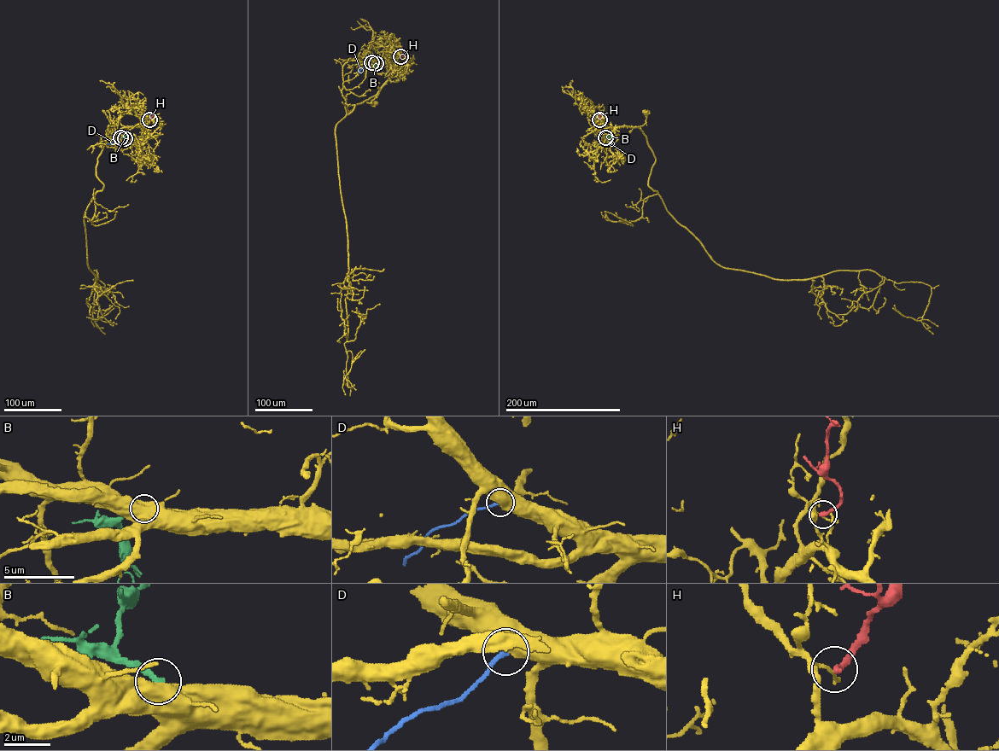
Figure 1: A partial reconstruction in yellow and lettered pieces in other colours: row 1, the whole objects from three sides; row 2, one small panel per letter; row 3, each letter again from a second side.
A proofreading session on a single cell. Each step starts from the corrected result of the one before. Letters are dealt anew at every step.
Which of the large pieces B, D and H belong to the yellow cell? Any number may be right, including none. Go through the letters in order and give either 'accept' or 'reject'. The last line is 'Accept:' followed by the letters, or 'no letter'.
B: reject
D: reject
H: reject
Accept: no letter

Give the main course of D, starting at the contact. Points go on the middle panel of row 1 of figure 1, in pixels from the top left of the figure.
D: (371, 62), (358, 72)

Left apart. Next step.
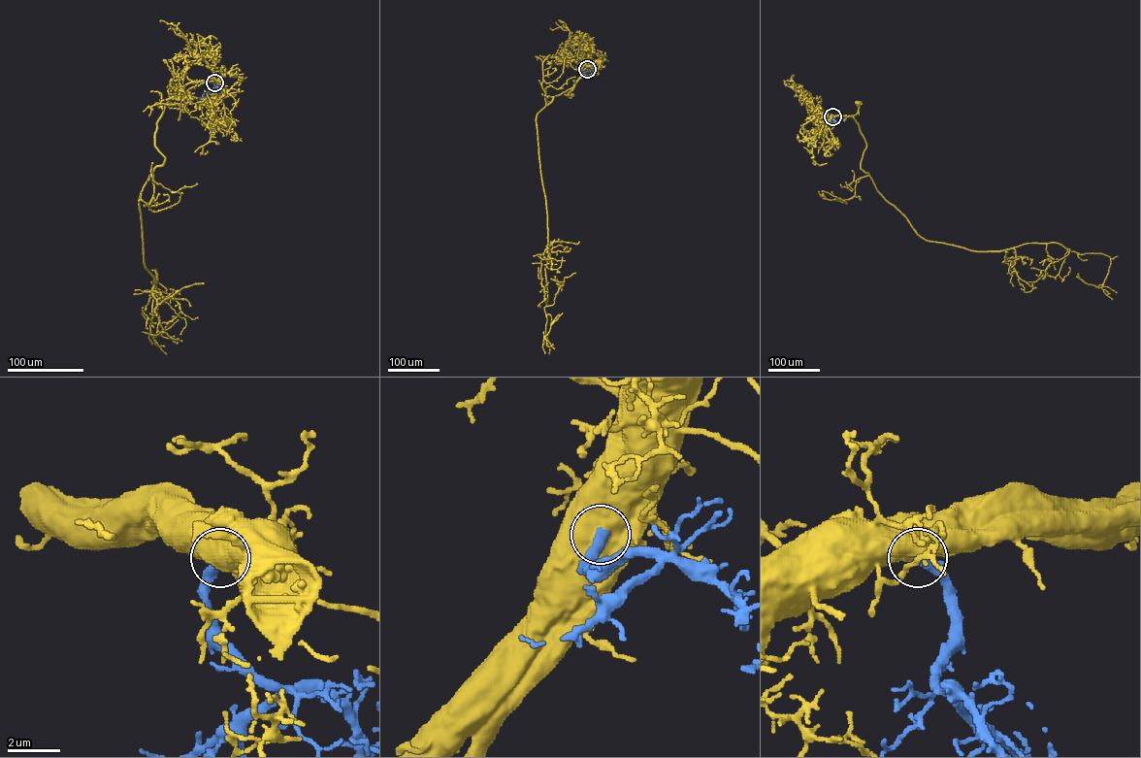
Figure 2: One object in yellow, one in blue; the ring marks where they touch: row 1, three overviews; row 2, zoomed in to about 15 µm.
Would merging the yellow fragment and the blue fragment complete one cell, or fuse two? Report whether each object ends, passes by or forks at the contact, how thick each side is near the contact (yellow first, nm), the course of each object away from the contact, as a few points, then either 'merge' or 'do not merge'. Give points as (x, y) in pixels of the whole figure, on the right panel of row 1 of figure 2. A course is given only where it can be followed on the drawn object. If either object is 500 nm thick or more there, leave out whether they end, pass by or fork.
550 nm thick on the yellow side, 440 nm on the other; yellow runs (832, 116), (855, 115), (859, 103); blue runs (832, 116), (836, 123), (831, 128); merge

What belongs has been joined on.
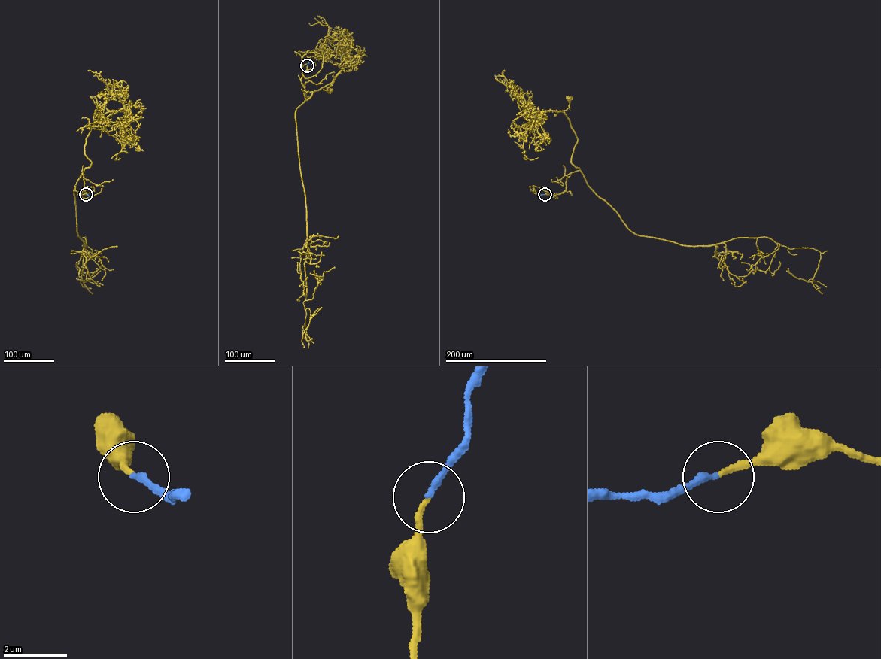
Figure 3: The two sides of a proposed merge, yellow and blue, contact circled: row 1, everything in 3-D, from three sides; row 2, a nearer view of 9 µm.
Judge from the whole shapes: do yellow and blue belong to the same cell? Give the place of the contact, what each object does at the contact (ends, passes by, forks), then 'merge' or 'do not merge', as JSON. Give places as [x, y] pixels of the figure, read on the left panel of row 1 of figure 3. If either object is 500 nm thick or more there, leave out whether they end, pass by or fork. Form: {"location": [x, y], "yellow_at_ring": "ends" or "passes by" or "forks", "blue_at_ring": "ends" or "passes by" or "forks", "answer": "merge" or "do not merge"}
{"location": [86, 194], "yellow_at_ring": "ends", "blue_at_ring": "ends", "answer": "merge"}

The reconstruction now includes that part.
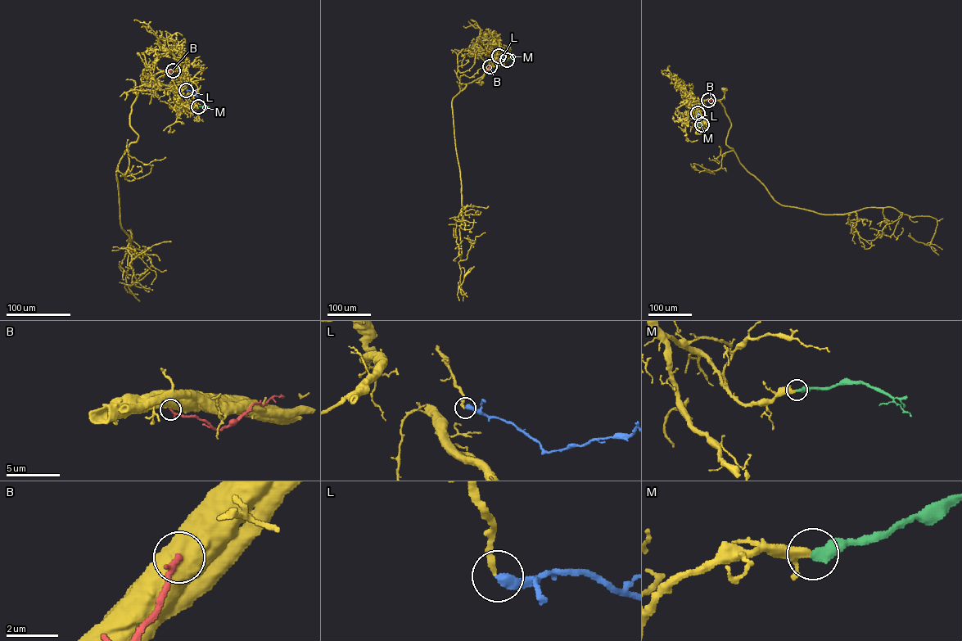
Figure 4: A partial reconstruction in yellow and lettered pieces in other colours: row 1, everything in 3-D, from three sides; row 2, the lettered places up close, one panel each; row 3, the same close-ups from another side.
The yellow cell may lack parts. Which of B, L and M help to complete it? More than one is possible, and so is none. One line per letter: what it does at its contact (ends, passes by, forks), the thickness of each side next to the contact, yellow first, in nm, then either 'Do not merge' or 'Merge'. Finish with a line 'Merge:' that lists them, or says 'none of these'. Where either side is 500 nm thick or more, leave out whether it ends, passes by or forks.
B: Thickness 750 nm (yellow) against 200 nm. Do not merge
L: It ends there. Thickness 180 nm (yellow) against 420 nm. Merge
M: It ends there. Thickness 300 nm (yellow) against 440 nm. Merge
Merge: L, M

